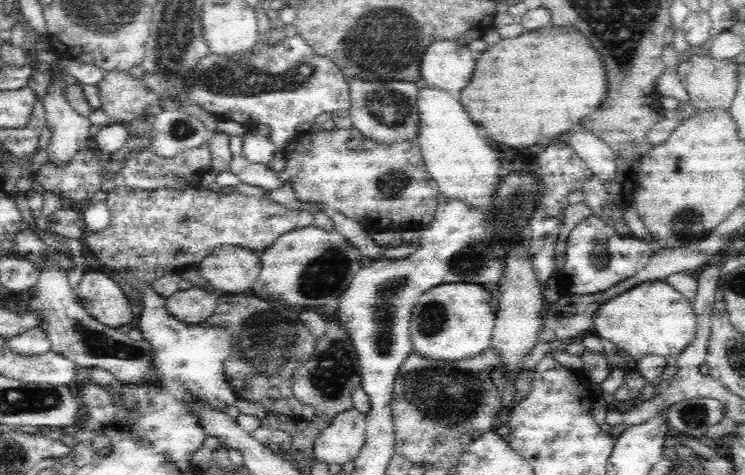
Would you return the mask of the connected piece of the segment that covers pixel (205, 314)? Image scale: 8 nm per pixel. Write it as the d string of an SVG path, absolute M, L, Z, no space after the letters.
M194 285L188 289L178 289L166 299L168 311L180 321L195 325L204 323L213 313L217 300L212 292Z

